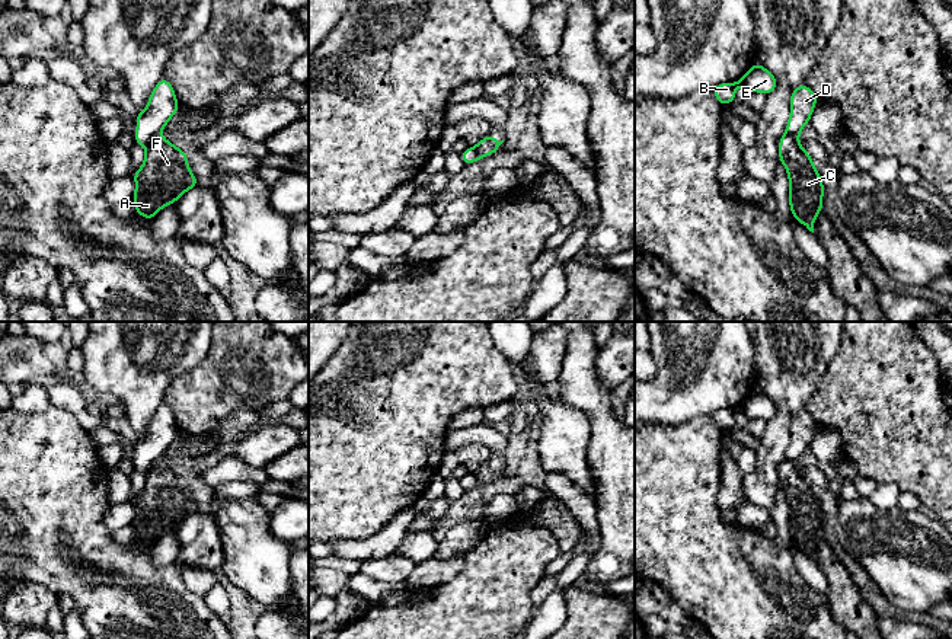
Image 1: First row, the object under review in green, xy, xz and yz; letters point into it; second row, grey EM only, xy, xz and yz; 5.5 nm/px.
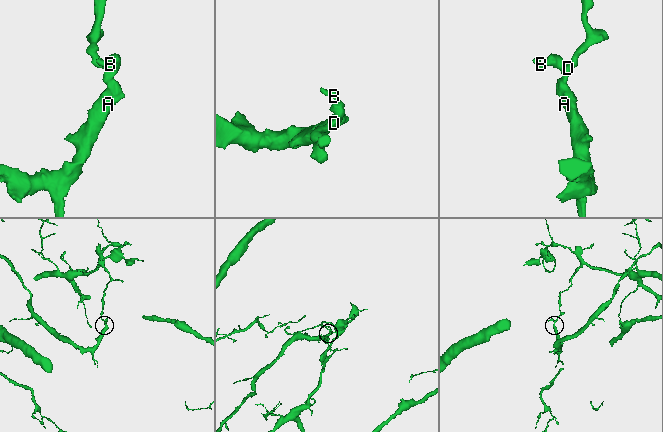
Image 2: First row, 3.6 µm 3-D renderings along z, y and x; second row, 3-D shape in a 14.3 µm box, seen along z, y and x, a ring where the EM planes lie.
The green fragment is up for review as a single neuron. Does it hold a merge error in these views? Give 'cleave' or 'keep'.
cleave

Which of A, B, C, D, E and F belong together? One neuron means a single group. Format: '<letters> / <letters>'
A C F / B D E

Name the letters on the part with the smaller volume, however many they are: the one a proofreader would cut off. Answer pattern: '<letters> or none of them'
A, C, F

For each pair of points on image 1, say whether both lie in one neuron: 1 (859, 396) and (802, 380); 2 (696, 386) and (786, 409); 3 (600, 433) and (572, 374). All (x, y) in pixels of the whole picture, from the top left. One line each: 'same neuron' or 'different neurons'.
1: different neurons
2: different neurons
3: same neuron

